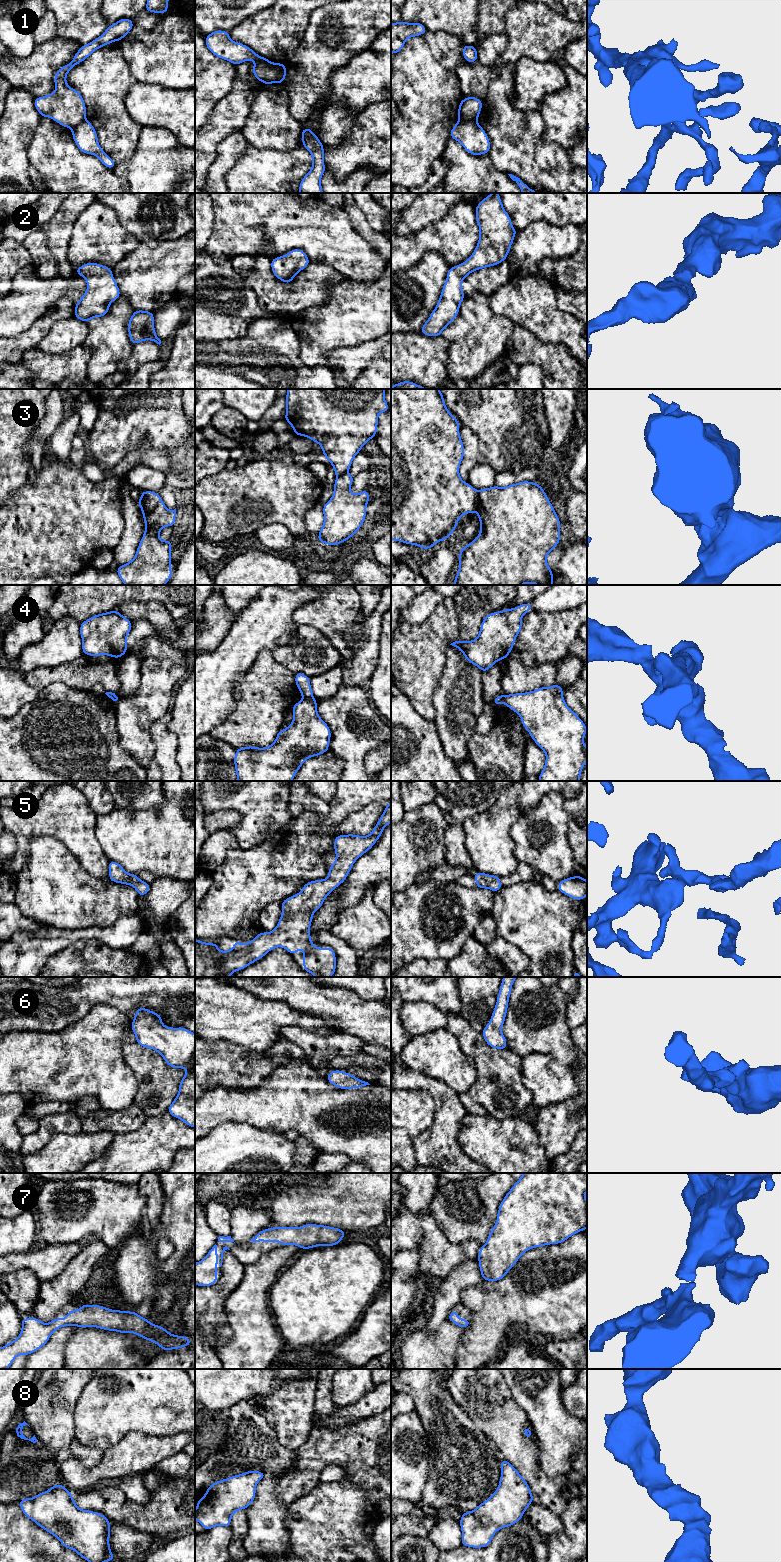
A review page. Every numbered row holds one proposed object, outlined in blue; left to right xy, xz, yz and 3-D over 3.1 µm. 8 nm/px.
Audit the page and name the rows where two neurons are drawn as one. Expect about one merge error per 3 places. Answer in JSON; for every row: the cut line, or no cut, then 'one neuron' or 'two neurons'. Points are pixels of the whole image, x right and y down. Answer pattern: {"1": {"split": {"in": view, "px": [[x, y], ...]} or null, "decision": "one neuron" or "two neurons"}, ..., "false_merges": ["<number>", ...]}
{"1": {"split": {"in": "xz", "px": [[273, 63], [277, 72], [276, 82]]}, "decision": "two neurons"}, "2": {"split": null, "decision": "one neuron"}, "3": {"split": {"in": "yz", "px": [[478, 491], [478, 504], [475, 510]]}, "decision": "two neurons"}, "4": {"split": {"in": "xz", "px": [[312, 696], [304, 699]]}, "decision": "two neurons"}, "5": {"split": null, "decision": "one neuron"}, "6": {"split": null, "decision": "one neuron"}, "7": {"split": null, "decision": "one neuron"}, "8": {"split": null, "decision": "one neuron"}, "false_merges": ["1", "3", "4"]}

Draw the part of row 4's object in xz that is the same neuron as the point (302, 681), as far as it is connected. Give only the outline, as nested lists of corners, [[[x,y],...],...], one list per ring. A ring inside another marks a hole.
[[[297,672],[295,675],[295,684],[304,699],[310,699],[313,697],[313,691],[310,685],[310,677],[301,672]]]

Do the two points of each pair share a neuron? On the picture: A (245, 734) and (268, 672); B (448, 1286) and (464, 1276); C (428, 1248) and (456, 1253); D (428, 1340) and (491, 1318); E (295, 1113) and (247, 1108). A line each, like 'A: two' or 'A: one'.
A: one
B: one
C: one
D: two
E: one

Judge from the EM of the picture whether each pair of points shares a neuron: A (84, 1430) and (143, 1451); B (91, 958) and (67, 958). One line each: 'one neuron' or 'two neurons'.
A: two neurons
B: one neuron

